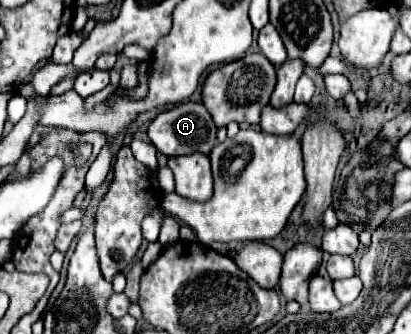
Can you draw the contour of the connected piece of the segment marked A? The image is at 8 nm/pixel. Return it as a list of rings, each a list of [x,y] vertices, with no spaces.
[[[193,101],[179,103],[173,109],[167,109],[167,111],[159,113],[147,129],[147,135],[149,135],[151,143],[157,147],[157,151],[161,151],[167,157],[191,155],[195,151],[199,151],[203,155],[209,155],[213,145],[215,145],[215,133],[217,133],[217,127],[215,127],[209,111],[205,109],[205,105],[203,103],[193,103]]]

